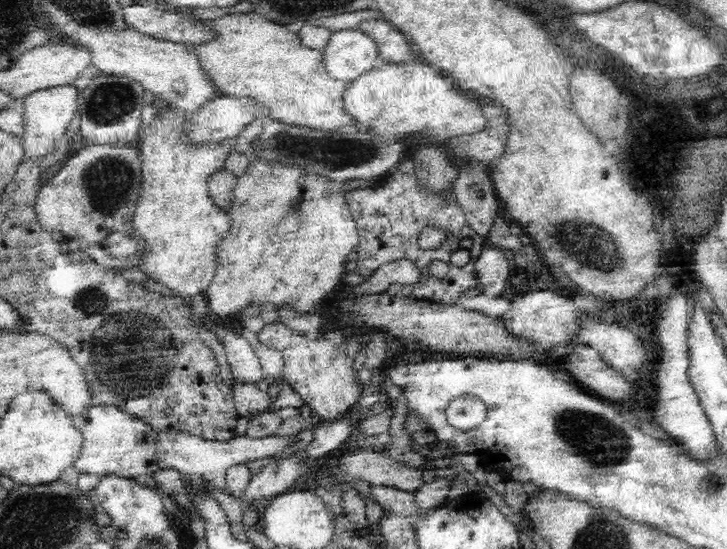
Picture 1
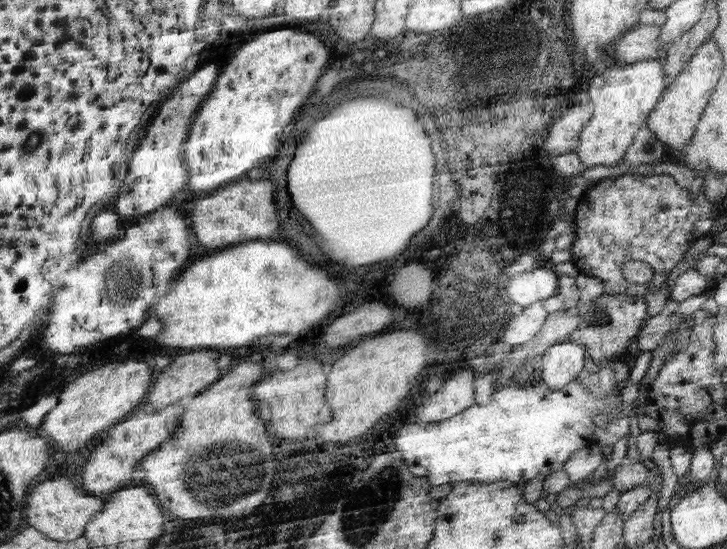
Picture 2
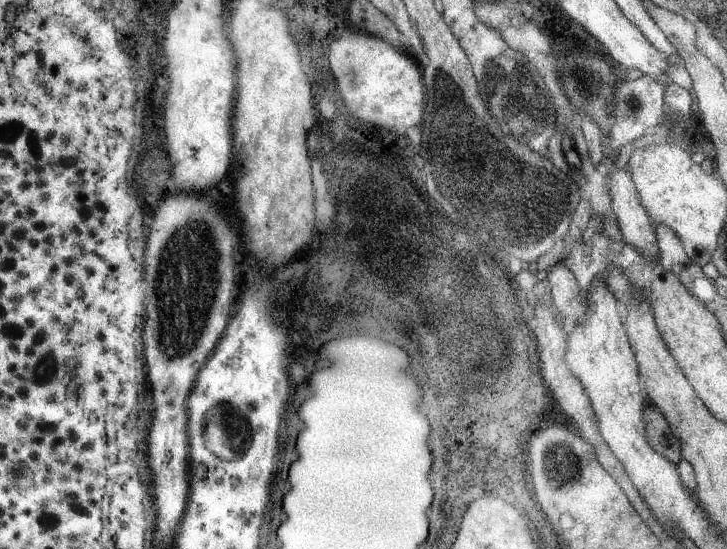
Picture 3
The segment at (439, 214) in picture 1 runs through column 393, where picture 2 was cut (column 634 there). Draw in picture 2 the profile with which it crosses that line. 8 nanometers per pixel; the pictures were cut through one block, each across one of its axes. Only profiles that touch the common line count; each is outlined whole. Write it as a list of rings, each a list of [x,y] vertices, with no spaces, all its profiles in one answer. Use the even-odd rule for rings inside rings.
[[[643,168],[637,172],[625,172],[625,176],[607,178],[587,188],[585,196],[579,198],[577,216],[573,218],[573,230],[577,232],[577,240],[571,248],[571,264],[579,274],[587,274],[605,282],[605,294],[627,294],[627,296],[645,296],[647,290],[637,288],[633,282],[625,278],[625,266],[631,262],[649,264],[655,272],[655,288],[663,288],[669,280],[673,268],[681,264],[681,258],[695,244],[695,222],[711,220],[711,204],[703,198],[703,194],[693,200],[689,190],[683,190],[671,174],[659,174],[655,168]]]

